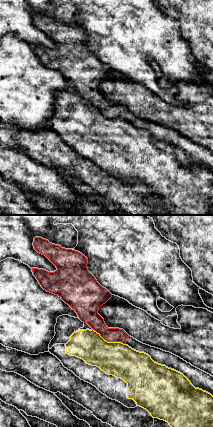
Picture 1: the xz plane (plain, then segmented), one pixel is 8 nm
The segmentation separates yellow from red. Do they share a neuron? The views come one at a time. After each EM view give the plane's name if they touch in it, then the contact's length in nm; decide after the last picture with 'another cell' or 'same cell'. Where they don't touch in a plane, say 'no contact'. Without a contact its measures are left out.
meets yellow in xz; contact 300 nm long

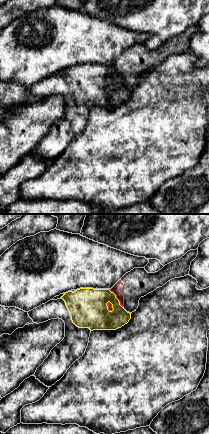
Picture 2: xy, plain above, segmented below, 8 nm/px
meets yellow in xy; contact 190 nm long

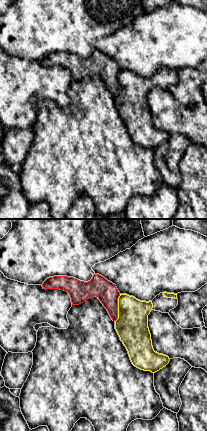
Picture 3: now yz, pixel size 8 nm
meets yellow in yz; contact 220 nm long

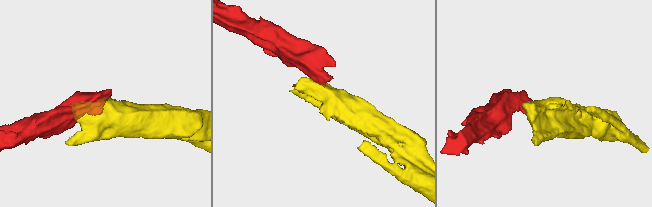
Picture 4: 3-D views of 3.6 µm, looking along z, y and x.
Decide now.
another cell

